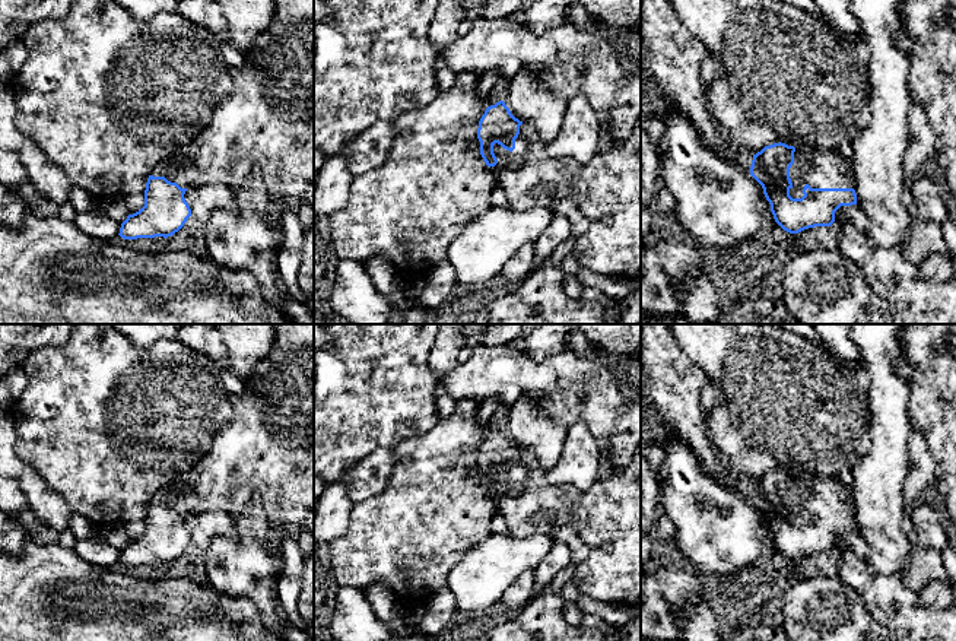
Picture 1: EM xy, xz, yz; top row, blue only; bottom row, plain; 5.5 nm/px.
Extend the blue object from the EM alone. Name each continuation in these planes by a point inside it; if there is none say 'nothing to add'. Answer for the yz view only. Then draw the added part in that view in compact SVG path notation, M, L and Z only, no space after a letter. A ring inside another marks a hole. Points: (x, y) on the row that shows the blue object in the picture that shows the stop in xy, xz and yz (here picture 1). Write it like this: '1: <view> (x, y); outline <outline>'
1: yz (819, 168); outline M797 146L794 164L790 168L793 188L803 190L806 184L812 188L854 188L852 166L845 161L838 149L823 150L812 146Z

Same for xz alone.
1: xz (606, 190); outline M641 121L628 139L609 139L609 143L606 152L597 152L588 164L581 165L569 158L549 156L541 136L531 124L523 123L512 152L493 145L498 164L490 171L496 175L498 187L506 193L512 210L533 206L552 209L559 201L572 201L590 220L574 248L581 267L597 275L633 279L641 275Z

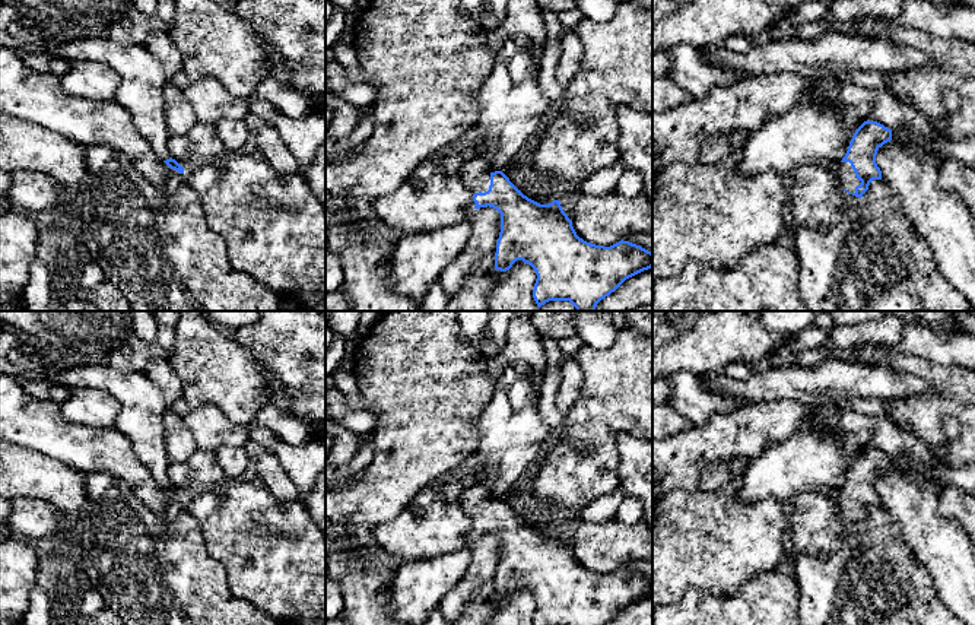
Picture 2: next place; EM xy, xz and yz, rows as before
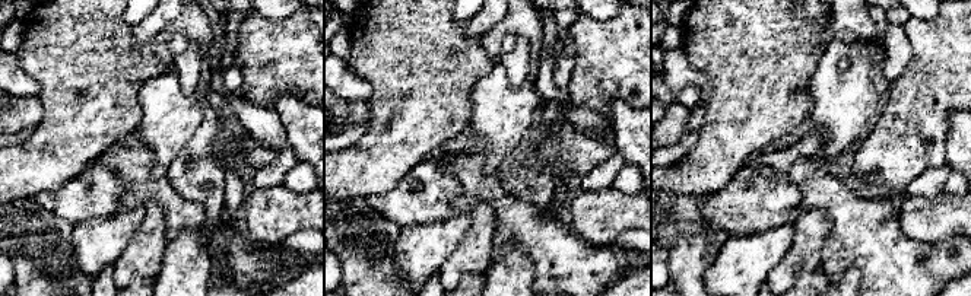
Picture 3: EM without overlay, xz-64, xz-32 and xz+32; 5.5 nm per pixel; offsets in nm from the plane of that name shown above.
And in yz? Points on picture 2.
1: yz (842, 171); outline M836 162L831 165L831 169L838 181L838 184L849 191L855 193L855 187L861 184L861 181L855 177L855 172L849 162Z

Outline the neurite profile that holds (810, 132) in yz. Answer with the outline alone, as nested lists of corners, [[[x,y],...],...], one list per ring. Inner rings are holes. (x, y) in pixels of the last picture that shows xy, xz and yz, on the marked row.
[[[812,98],[794,105],[782,115],[769,117],[749,133],[740,175],[760,175],[774,171],[784,178],[810,164],[831,166],[841,162],[857,124],[868,114],[868,105],[829,107]]]

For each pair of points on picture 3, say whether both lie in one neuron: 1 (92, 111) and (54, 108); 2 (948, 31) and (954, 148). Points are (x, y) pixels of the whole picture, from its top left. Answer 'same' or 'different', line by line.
1: same
2: different

